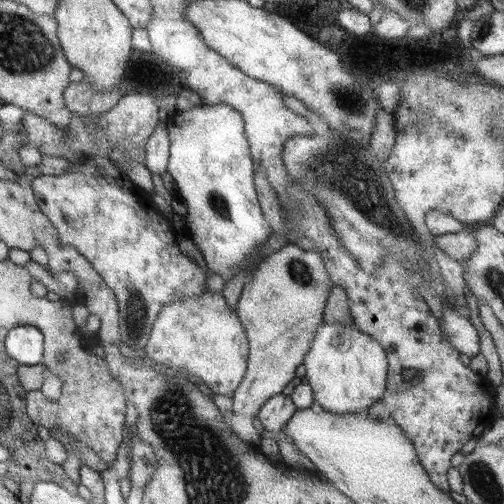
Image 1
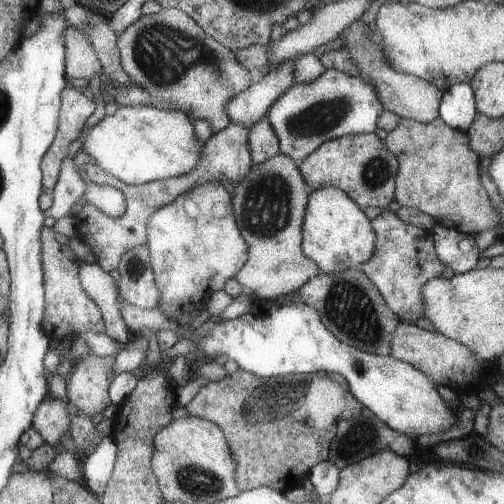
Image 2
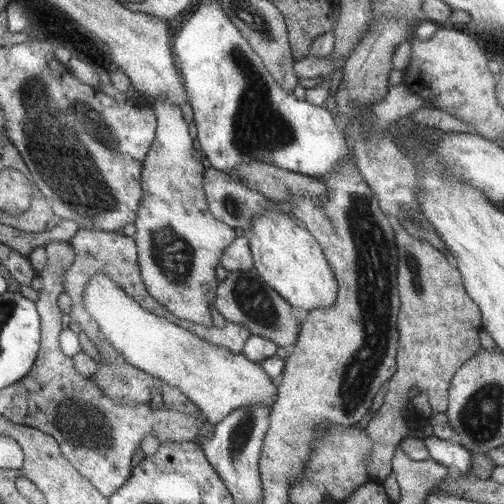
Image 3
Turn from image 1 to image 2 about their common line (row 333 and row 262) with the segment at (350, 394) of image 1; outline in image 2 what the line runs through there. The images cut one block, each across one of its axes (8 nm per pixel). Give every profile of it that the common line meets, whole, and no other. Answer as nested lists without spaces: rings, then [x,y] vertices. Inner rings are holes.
[[[327,184],[317,190],[309,190],[301,236],[301,252],[317,264],[319,274],[337,274],[347,268],[361,266],[373,254],[375,244],[371,220],[365,218],[363,210],[351,200],[351,196]]]

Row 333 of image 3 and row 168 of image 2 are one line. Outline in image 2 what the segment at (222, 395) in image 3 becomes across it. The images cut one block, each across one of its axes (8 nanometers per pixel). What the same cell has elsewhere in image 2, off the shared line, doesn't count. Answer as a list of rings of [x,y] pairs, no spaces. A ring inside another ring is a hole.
[[[153,104],[117,106],[113,114],[105,114],[95,126],[87,128],[81,134],[81,154],[91,156],[103,172],[111,174],[113,178],[129,186],[141,186],[141,184],[149,184],[157,180],[177,178],[191,172],[199,160],[201,148],[203,148],[201,142],[195,138],[193,120],[187,114],[177,110],[161,110],[161,108],[155,108]]]

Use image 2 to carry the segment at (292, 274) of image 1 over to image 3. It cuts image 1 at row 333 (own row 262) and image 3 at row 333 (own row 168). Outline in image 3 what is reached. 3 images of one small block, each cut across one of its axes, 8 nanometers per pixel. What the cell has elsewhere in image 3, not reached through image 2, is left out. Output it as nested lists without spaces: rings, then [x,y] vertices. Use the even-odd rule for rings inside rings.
[[[235,270],[227,272],[227,276],[219,282],[215,290],[213,306],[217,312],[225,318],[225,322],[239,324],[249,330],[249,334],[257,334],[265,340],[275,342],[277,346],[285,348],[297,342],[297,322],[291,314],[291,306],[271,288],[263,278],[257,274],[257,270]]]

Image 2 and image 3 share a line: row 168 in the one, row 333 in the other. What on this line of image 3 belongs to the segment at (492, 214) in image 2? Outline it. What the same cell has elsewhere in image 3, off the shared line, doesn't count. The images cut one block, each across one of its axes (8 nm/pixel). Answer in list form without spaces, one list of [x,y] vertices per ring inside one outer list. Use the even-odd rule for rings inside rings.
[[[387,216],[393,232],[393,244],[395,244],[395,252],[397,252],[397,290],[399,290],[399,314],[397,314],[397,356],[395,356],[395,374],[389,378],[389,390],[383,398],[383,406],[379,408],[379,412],[373,414],[371,422],[367,422],[365,430],[373,442],[371,446],[371,454],[367,458],[367,470],[371,476],[371,482],[383,484],[383,480],[393,472],[391,470],[391,458],[399,446],[401,438],[407,438],[407,420],[403,416],[403,408],[407,404],[407,392],[411,388],[419,388],[419,392],[427,394],[429,406],[433,410],[433,414],[445,414],[447,406],[449,406],[449,382],[453,380],[453,374],[467,362],[471,360],[475,354],[481,352],[481,344],[479,344],[479,332],[483,330],[481,324],[481,308],[469,298],[465,286],[463,286],[463,278],[459,274],[457,268],[453,268],[447,258],[433,250],[431,246],[411,238],[405,234],[403,226],[395,222],[393,216]]]

